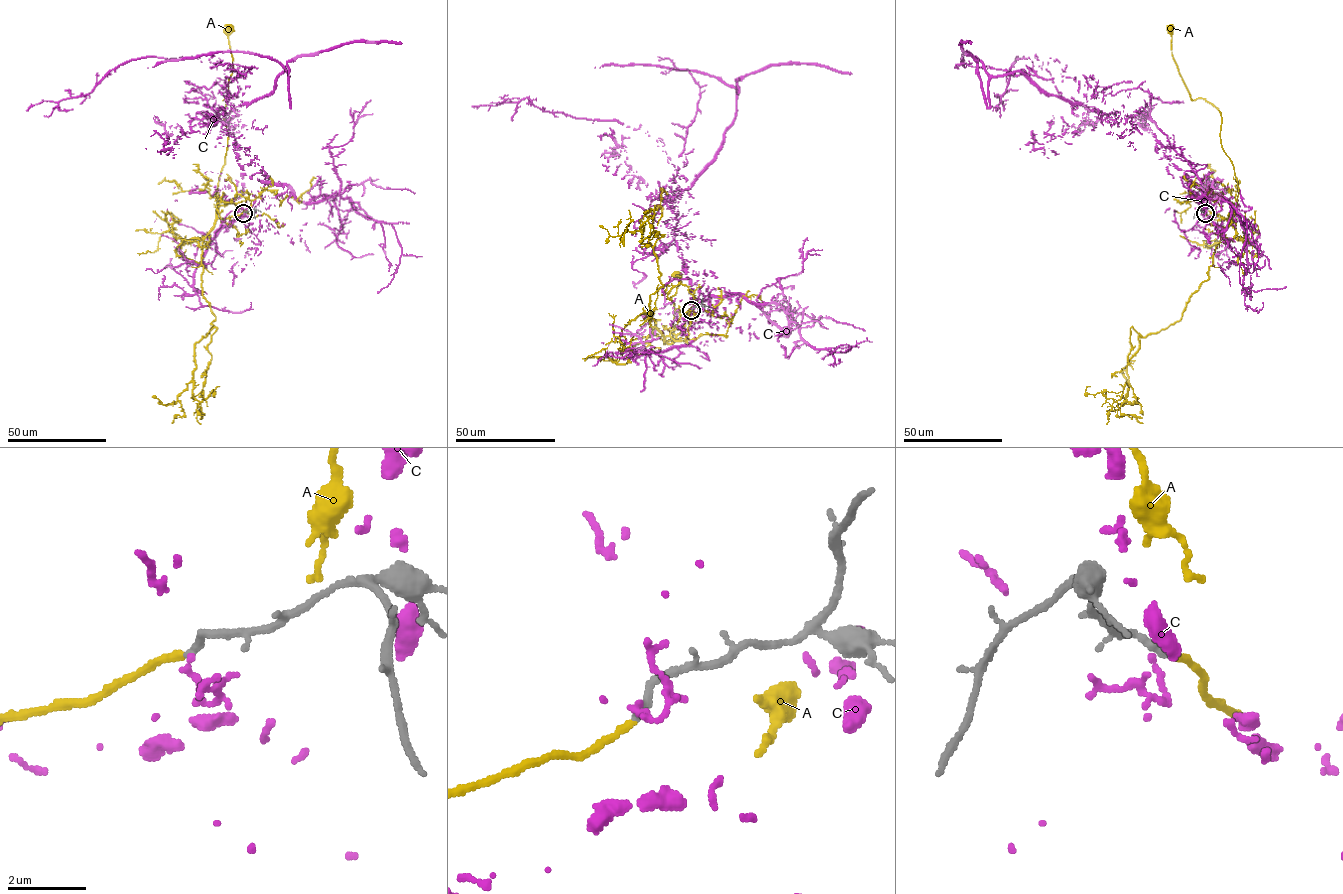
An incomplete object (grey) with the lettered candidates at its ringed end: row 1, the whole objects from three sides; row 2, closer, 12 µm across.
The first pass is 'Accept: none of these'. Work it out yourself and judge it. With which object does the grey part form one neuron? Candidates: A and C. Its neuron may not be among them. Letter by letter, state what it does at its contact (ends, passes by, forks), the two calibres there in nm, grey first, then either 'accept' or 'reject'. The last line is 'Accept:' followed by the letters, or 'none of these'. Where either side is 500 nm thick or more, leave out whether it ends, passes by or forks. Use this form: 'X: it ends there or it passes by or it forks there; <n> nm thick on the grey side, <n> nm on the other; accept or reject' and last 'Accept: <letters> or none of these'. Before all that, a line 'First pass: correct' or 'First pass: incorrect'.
First pass: incorrect
A: it ends there; 200 nm thick on the grey side, 180 nm on the other; accept
C: it ends there; 220 nm thick on the grey side, 130 nm on the other; reject
Accept: A

